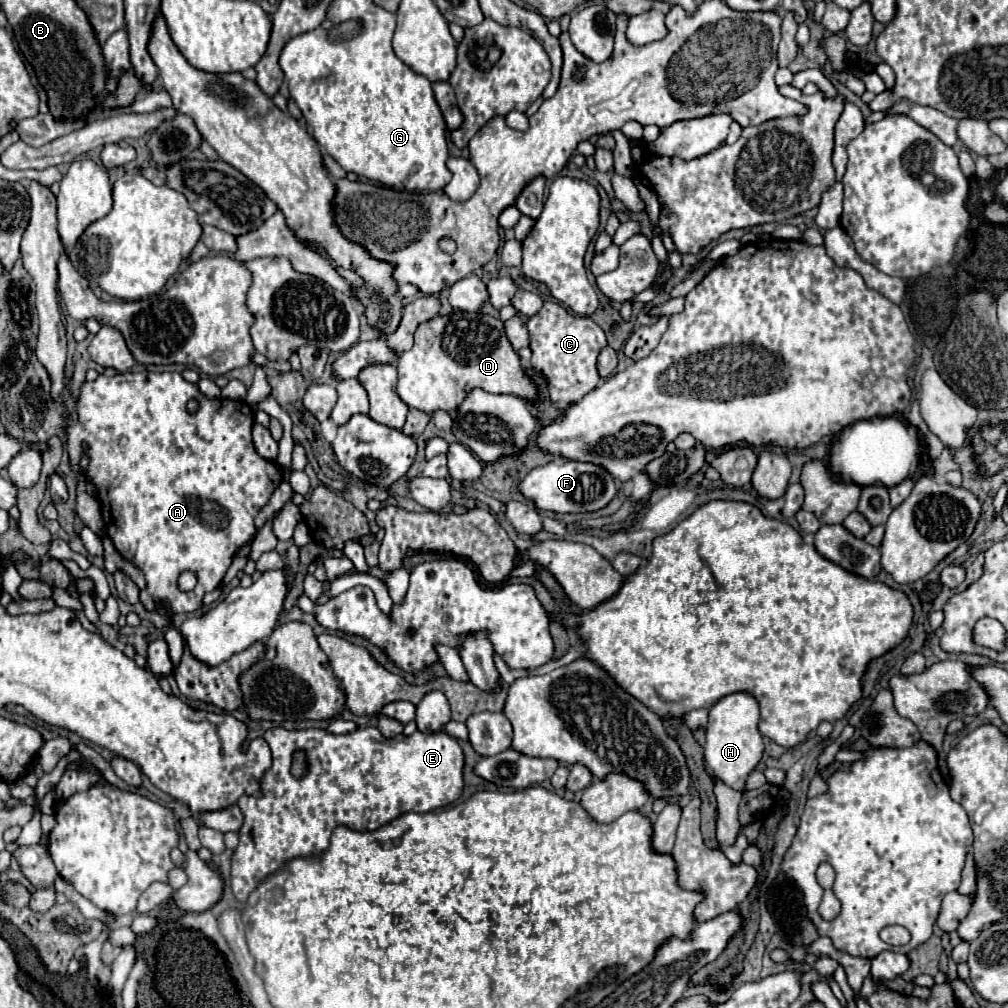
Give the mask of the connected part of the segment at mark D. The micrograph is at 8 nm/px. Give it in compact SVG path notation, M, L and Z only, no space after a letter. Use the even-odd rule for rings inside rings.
M455 311L451 317L435 317L415 331L415 345L399 355L399 397L419 411L455 411L465 393L481 387L489 393L513 393L533 399L537 389L525 375L517 351L505 337L503 323L491 315Z

